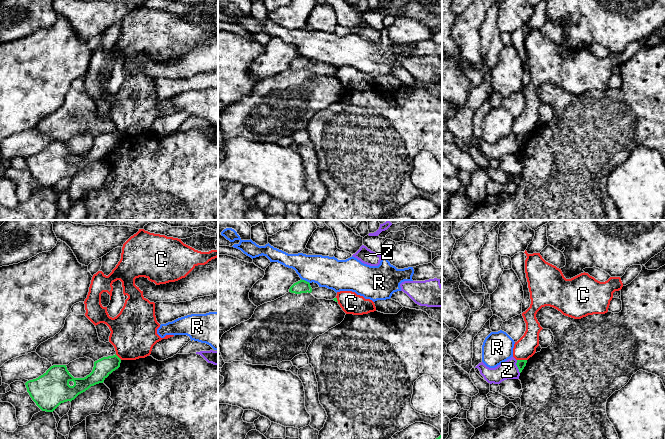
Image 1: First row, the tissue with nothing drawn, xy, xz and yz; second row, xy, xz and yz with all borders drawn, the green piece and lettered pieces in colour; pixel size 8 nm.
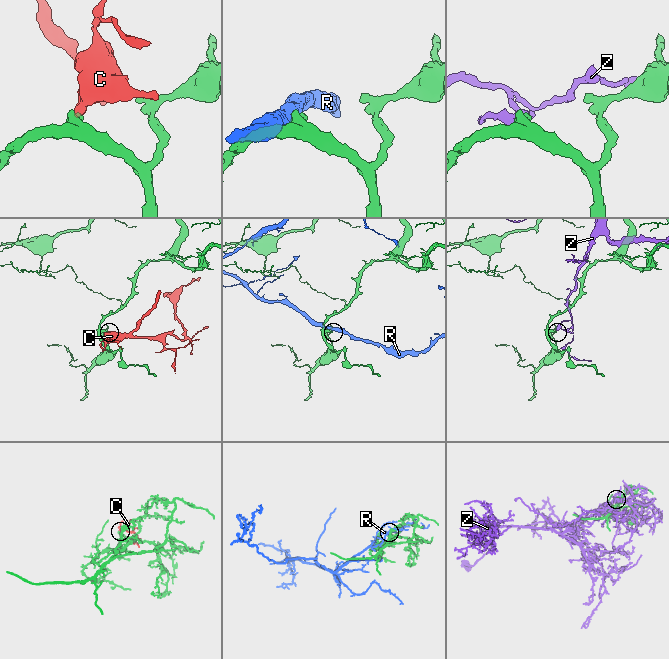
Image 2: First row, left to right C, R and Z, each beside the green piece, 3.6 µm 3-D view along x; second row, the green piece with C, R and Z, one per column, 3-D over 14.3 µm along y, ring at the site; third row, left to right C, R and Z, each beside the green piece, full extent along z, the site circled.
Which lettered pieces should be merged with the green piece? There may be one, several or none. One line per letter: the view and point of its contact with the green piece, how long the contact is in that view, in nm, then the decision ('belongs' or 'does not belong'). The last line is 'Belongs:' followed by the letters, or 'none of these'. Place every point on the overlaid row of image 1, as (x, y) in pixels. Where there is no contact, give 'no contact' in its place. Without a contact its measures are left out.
C: contact yz (522, 360); length 80 nm; does not belong
R: contact xz (304, 280); length 80 nm; does not belong
Z: contact yz (517, 366); length 110 nm; does not belong
Belongs: none of these

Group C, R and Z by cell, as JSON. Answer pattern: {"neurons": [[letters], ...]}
{"neurons": [["C"], ["R"], ["Z"]]}

